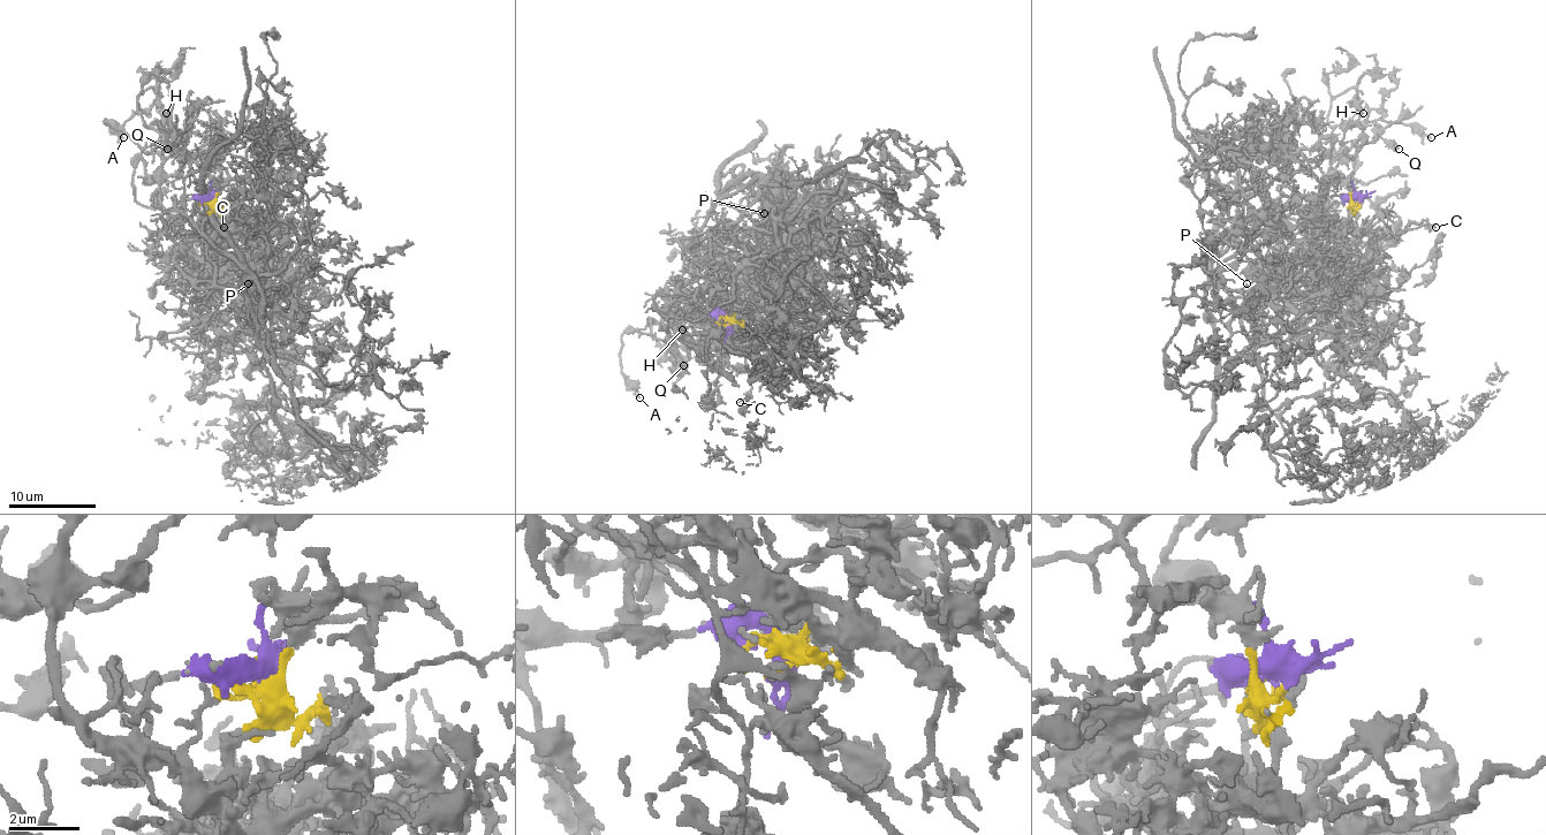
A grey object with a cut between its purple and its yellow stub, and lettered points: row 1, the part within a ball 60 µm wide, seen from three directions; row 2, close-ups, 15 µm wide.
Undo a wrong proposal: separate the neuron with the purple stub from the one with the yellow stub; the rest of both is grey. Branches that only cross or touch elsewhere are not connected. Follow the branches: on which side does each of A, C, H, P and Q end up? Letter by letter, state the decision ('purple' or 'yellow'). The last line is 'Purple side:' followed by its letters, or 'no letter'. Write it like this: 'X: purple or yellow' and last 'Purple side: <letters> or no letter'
A: purple
C: yellow
H: purple
P: yellow
Q: purple
Purple side: A, H, Q

